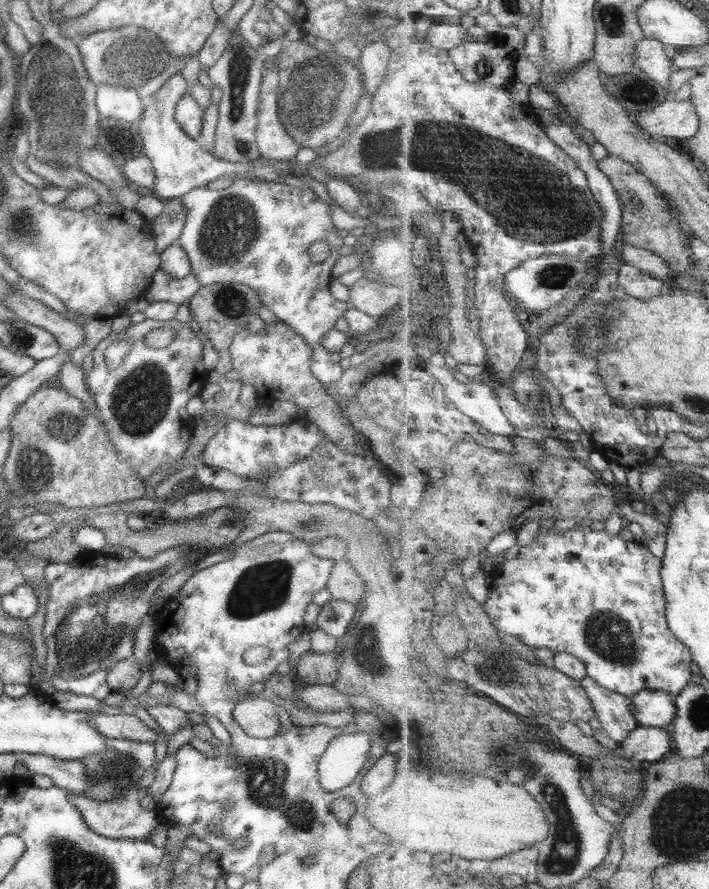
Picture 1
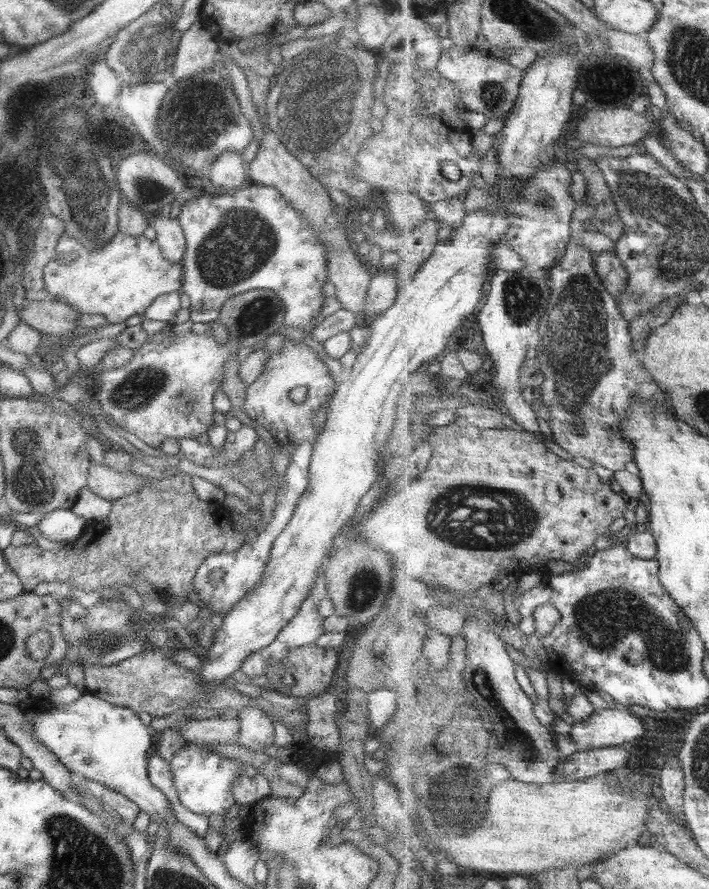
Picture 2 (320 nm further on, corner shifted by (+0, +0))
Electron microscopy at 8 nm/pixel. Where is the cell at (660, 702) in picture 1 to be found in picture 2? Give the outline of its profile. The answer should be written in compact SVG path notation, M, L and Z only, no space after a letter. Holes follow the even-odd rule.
M624 708L599 710L589 718L575 722L569 732L570 738L576 742L579 751L629 745L643 734L645 734L645 724L641 716Z

